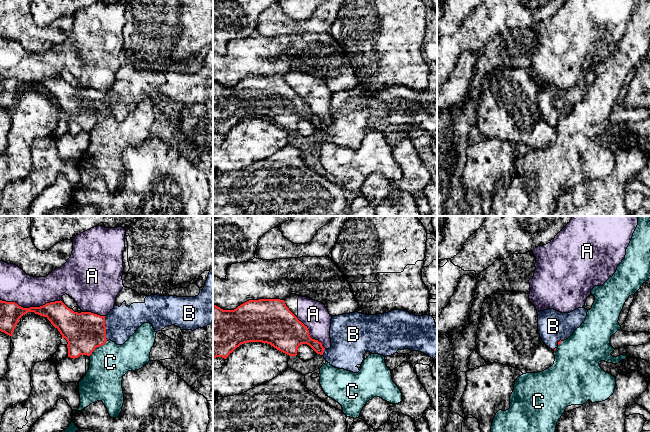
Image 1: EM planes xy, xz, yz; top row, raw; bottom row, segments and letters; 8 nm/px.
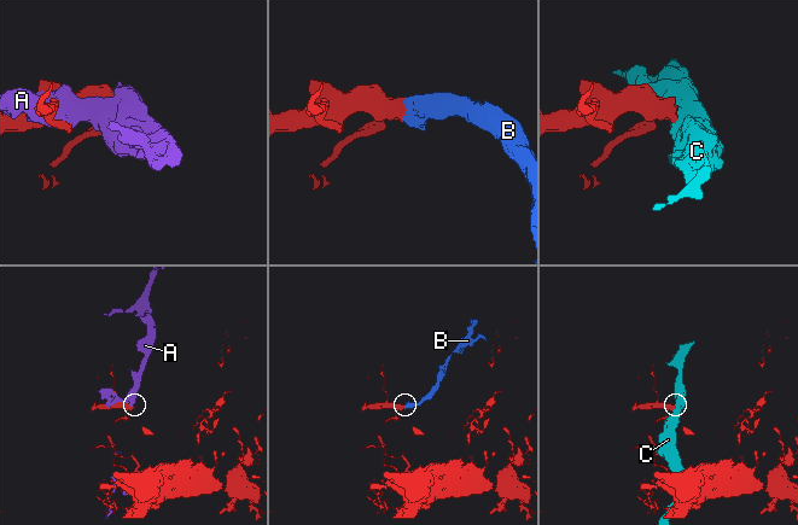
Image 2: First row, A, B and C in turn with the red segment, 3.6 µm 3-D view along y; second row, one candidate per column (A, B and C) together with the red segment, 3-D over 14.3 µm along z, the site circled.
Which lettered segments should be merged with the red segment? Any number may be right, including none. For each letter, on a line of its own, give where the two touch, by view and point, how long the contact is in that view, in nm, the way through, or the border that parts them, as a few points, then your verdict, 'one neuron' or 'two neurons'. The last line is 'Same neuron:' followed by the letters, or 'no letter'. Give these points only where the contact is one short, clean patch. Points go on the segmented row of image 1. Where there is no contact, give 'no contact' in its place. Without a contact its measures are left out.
A: xy (30, 307) | 480 nm | two neurons
B: xy (105, 328) | 200 nm | across xy (85, 331), (105, 328), (117, 326), (121, 322) | one neuron
C: xy (97, 346) | 200 nm | along xy (107, 341), (98, 346), (89, 356) | two neurons
Same neuron: B

